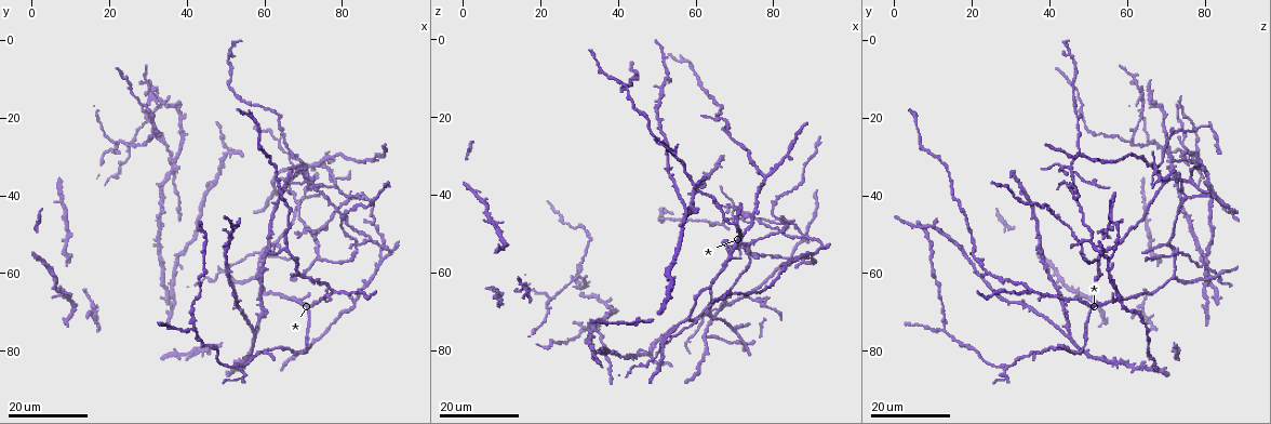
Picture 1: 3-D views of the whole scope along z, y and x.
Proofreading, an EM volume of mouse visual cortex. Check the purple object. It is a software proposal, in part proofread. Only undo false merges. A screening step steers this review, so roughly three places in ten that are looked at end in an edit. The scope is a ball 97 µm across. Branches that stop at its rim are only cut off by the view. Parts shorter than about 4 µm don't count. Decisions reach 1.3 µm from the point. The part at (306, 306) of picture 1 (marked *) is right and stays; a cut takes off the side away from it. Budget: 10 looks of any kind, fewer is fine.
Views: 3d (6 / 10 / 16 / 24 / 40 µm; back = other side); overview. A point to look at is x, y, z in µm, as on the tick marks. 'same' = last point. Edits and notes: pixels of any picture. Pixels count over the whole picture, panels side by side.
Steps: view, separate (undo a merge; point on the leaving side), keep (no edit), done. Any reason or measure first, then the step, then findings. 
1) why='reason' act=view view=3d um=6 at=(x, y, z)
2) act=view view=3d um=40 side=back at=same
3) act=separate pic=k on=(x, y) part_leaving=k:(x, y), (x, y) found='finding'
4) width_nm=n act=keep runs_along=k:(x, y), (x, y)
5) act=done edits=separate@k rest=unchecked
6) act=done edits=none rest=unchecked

act=view view=3d um=24 at=(59.0, 55.0, 73.5)

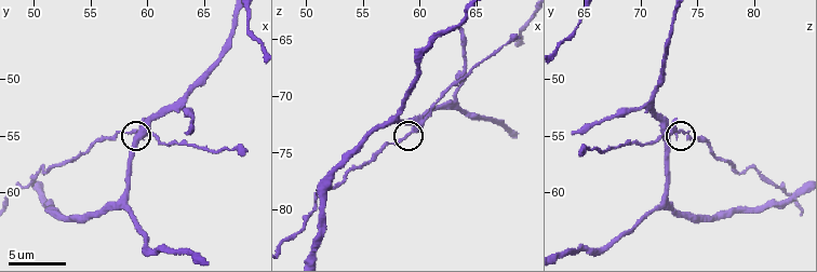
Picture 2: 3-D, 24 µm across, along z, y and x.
act=view view=3d um=6 at=(59.2, 54.2, 73.0)

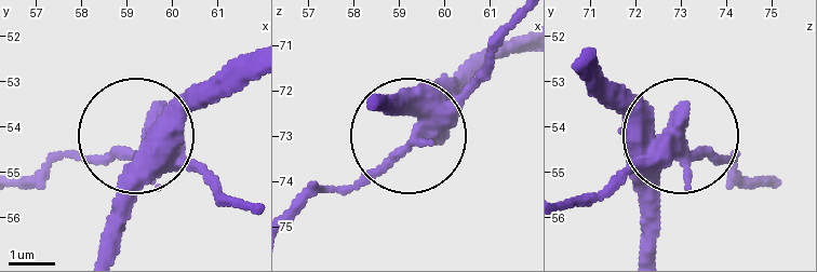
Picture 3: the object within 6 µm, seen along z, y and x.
act=separate pic=3 on=(211, 176) part_leaving=3:(158, 150), (69, 150), (23, 174) found='a second neuron is stuck on'

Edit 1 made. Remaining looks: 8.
act=view view=overview

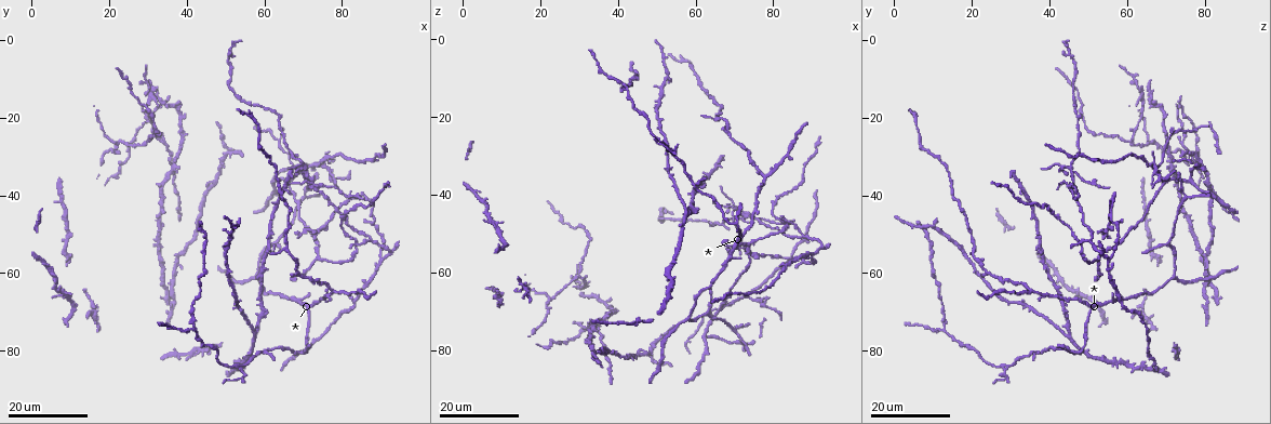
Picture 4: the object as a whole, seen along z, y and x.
act=view view=3d um=24 at=(50.0, 29.5, 77.5)

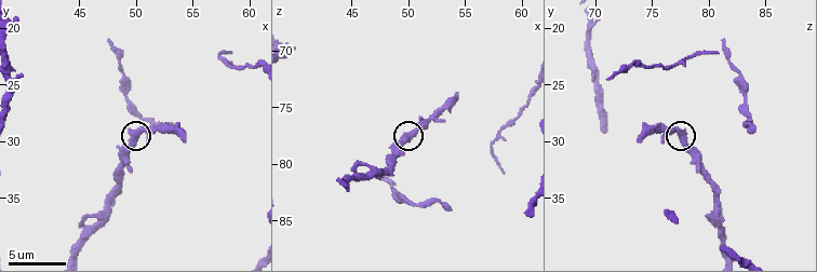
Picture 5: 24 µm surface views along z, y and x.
why='zoom in' act=view view=3d um=6 at=same

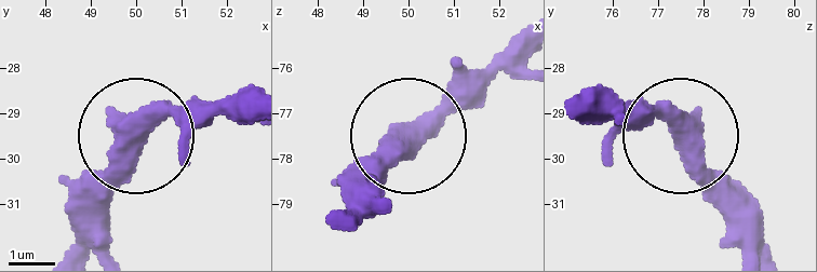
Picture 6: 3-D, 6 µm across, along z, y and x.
act=keep found='all the same neuron'

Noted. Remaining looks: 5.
act=view view=3d um=16 at=(42.0, 74.0, 13.0)

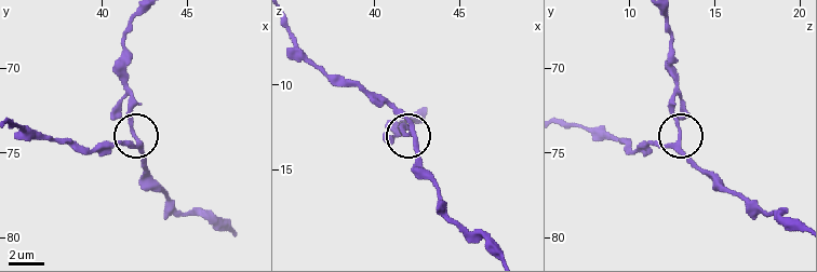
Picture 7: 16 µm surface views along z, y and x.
act=view view=3d um=10 at=(42.3, 74.4, 12.9)

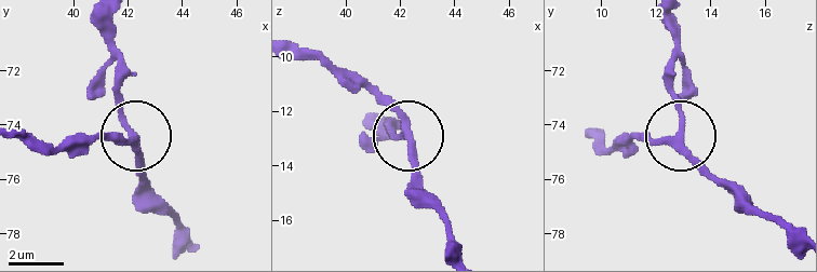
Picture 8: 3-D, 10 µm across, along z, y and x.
width_nm=230 act=keep runs_along=8:(189, 238), (149, 185), (135, 138), (77, 138) found='one neuron here'

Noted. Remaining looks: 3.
act=view view=3d um=24 at=(54.5, 87.0, 29.5)

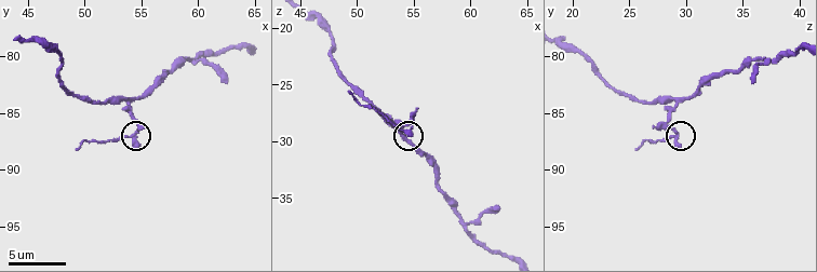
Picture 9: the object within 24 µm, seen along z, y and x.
act=view view=3d um=10 at=(54.2, 87.2, 29.2)

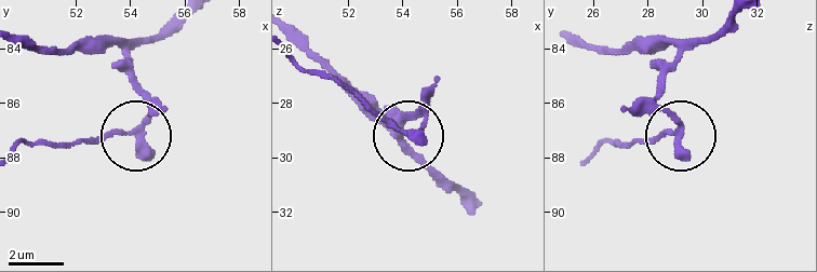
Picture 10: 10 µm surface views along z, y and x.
width_nm=220 act=keep runs_along=10:(725, 19), (665, 76), (663, 104), (679, 134), (637, 138) found='continuous, no second neuron'

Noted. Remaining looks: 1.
act=done edits=separate@3 rest=unchecked

